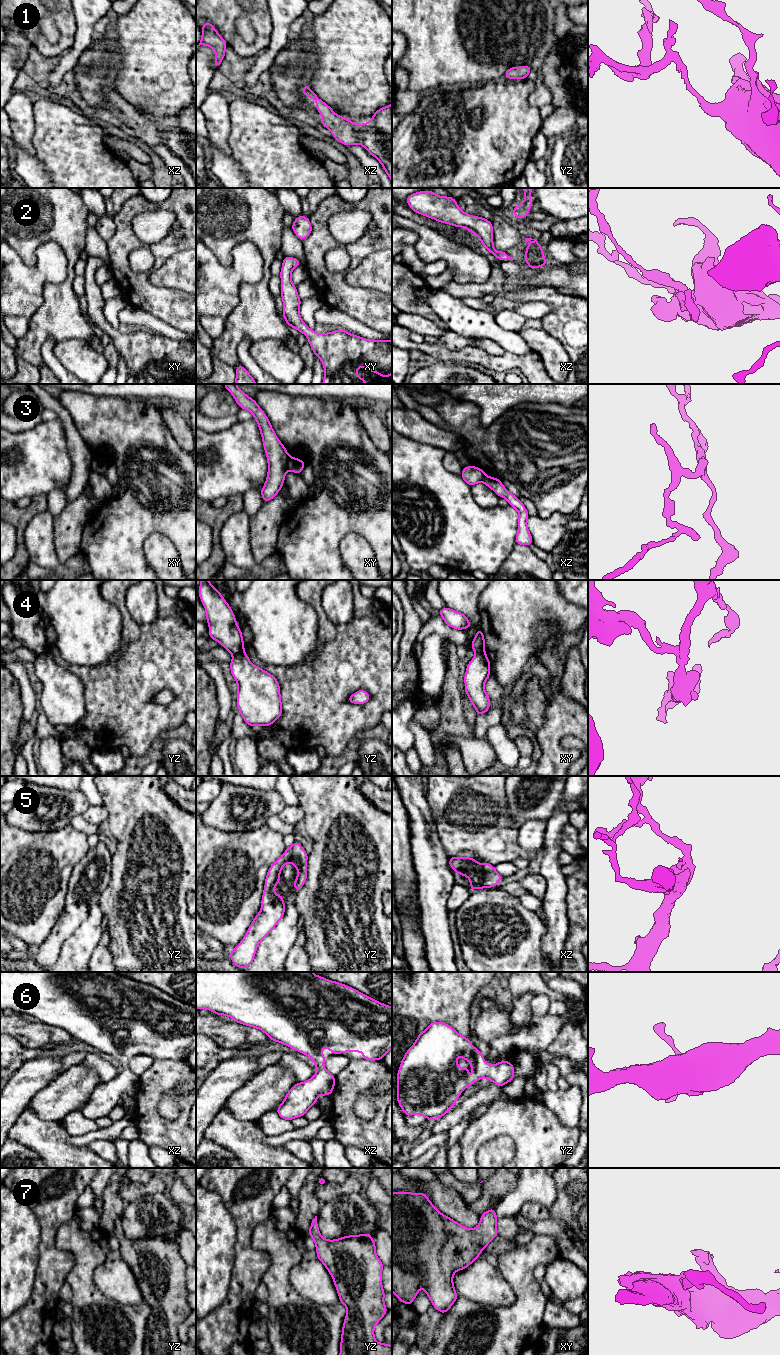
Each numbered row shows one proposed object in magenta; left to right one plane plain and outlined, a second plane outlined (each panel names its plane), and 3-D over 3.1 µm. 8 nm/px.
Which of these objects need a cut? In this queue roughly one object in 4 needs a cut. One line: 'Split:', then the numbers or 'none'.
Split: 3, 4

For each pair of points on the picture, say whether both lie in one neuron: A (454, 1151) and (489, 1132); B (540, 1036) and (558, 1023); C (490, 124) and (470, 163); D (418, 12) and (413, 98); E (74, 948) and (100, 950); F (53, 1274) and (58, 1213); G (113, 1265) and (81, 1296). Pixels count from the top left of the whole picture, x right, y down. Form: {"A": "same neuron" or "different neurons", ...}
{"A": "different neurons", "B": "same neuron", "C": "same neuron", "D": "different neurons", "E": "different neurons", "F": "same neuron", "G": "different neurons"}

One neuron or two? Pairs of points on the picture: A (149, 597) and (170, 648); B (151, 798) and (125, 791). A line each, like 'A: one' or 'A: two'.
A: two
B: one

